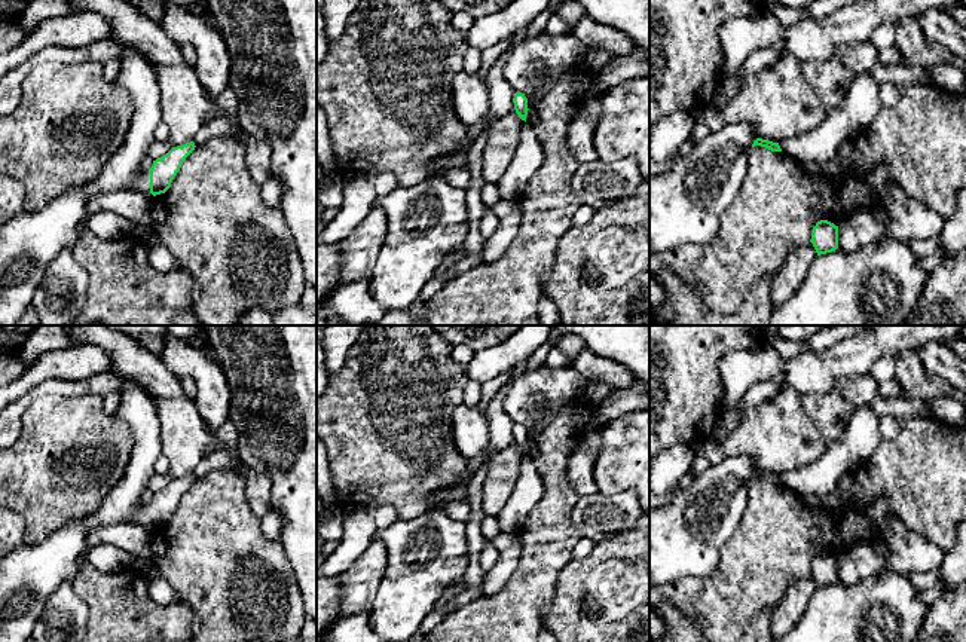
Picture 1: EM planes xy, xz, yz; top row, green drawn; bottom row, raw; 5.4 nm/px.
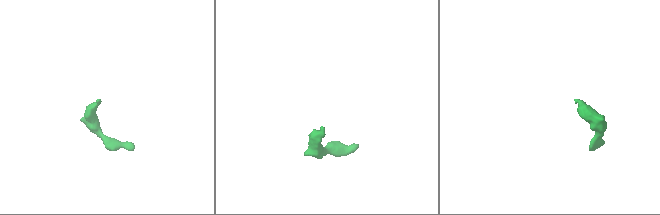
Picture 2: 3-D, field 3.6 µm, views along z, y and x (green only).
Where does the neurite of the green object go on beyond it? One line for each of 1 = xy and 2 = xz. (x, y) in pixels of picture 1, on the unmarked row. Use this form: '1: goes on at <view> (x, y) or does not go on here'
1: does not go on here
2: does not go on here

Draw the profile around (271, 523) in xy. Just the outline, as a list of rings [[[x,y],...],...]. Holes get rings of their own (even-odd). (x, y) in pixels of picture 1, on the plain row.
[[[270,508],[270,511],[262,519],[260,523],[262,534],[269,539],[278,539],[281,531],[281,519],[279,516]]]

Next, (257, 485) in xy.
[[[242,462],[238,470],[245,482],[245,493],[251,511],[259,519],[263,519],[270,511],[270,479],[265,473],[245,467]]]

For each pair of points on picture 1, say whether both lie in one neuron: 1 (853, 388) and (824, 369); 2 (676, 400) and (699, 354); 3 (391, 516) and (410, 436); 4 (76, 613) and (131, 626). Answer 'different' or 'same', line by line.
1: different
2: same
3: different
4: different

